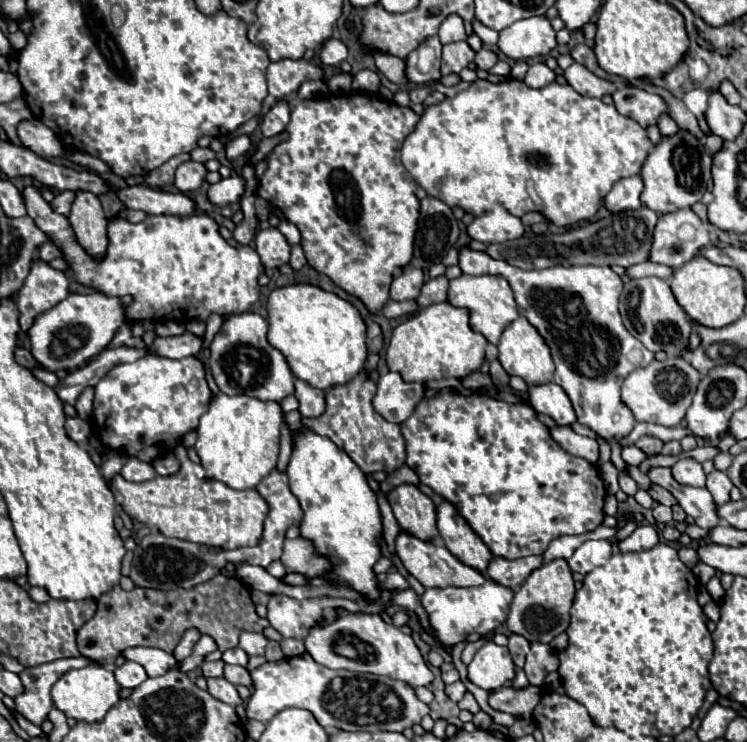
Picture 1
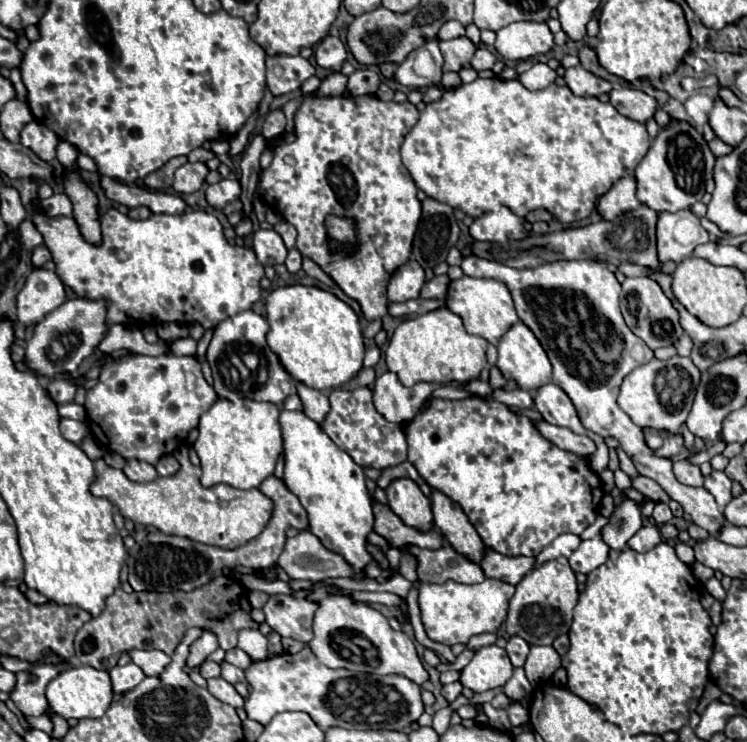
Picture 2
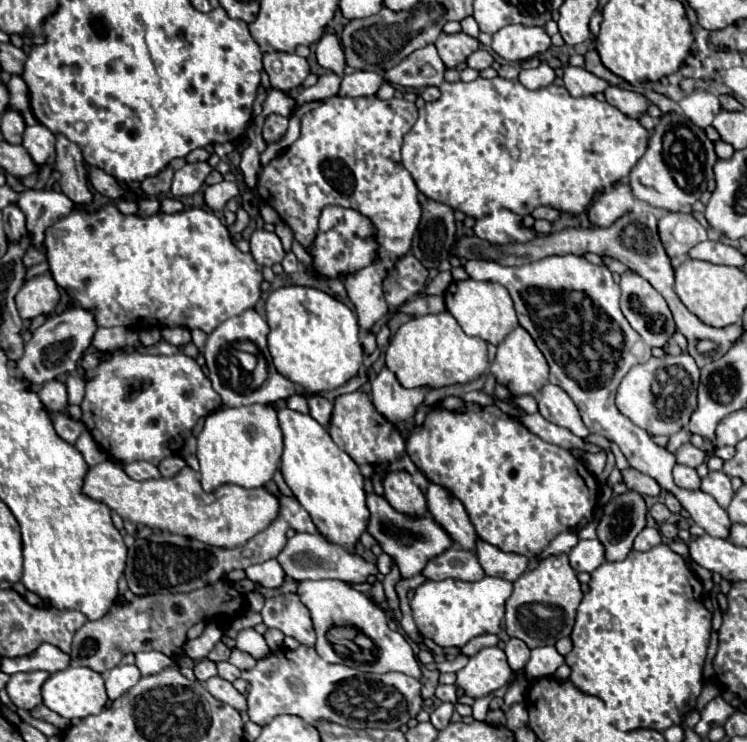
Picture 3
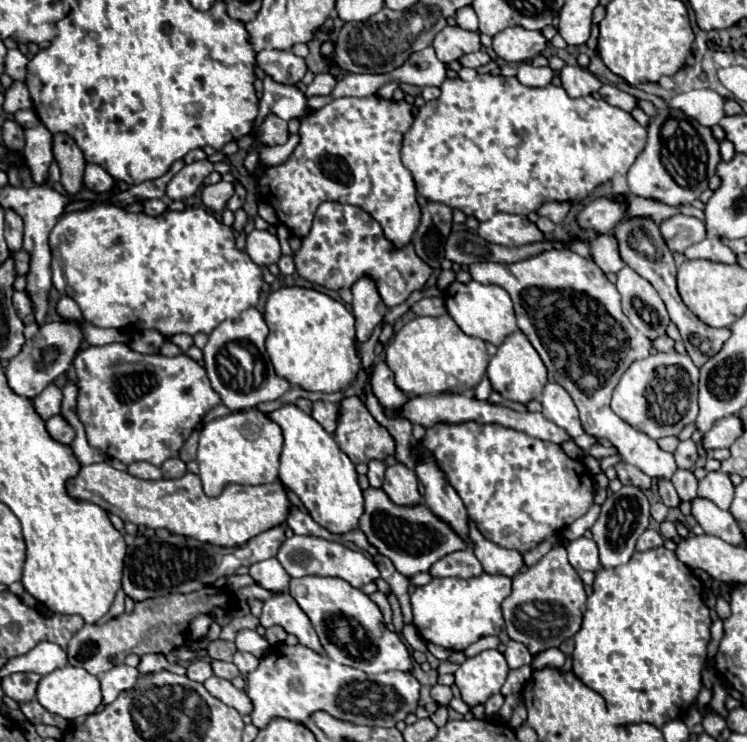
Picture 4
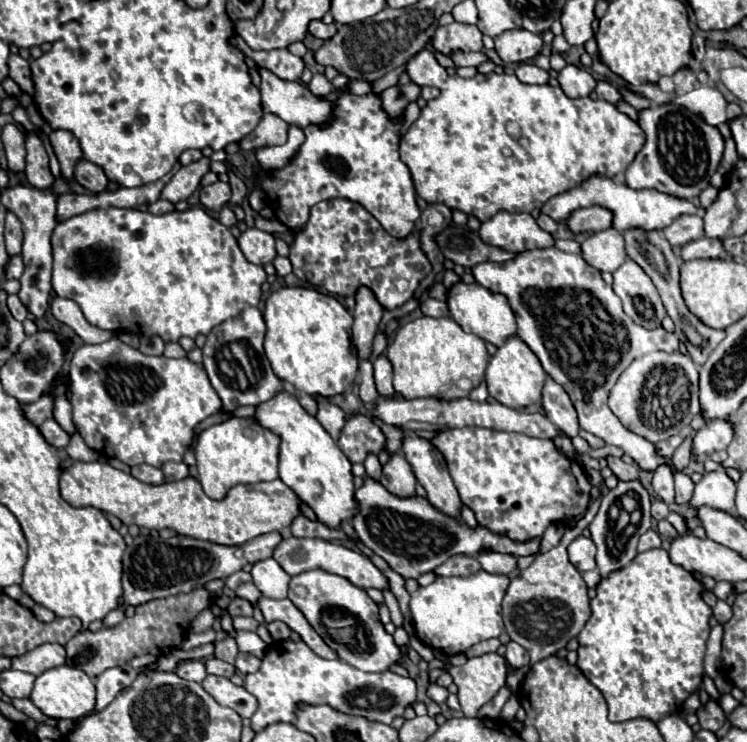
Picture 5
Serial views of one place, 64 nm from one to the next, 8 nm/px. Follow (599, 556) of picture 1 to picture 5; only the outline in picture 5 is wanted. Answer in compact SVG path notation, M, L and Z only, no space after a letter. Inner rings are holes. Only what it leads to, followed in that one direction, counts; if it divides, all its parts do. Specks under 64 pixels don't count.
M578 536L570 546L568 546L568 558L570 562L580 570L596 570L596 546L590 538Z

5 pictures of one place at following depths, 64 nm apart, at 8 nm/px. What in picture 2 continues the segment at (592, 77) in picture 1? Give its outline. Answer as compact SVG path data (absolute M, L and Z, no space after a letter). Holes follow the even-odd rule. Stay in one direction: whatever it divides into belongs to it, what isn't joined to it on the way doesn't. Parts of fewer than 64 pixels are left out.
M582 66L568 68L566 74L564 74L564 80L566 80L568 88L576 96L600 96L600 94L612 90L612 84L610 82L606 82L604 78L594 76L592 72L584 70Z

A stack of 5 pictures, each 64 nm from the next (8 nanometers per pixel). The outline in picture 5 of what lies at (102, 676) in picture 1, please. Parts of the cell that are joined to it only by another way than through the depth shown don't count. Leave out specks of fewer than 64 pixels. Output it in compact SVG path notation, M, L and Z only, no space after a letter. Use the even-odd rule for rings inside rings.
M58 666L50 668L44 674L40 674L34 682L34 690L30 694L30 700L50 718L72 718L78 720L90 712L94 712L96 706L96 684L94 680L80 668L72 666Z

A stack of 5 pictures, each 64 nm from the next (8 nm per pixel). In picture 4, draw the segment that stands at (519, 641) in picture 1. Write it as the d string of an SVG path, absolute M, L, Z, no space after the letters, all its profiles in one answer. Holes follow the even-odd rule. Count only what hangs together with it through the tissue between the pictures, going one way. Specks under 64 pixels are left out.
M510 640L506 644L504 656L506 656L510 668L520 668L520 666L526 666L532 662L532 654L528 652L528 648L524 648L524 644L520 644L516 640Z

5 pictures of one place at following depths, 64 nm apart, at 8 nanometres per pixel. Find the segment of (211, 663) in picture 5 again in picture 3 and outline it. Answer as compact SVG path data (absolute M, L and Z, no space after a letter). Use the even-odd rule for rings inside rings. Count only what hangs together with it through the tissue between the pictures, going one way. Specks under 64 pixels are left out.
M218 662L216 666L218 666L218 676L220 678L224 678L228 682L234 682L234 680L240 678L240 670L236 666L232 666L230 662Z

